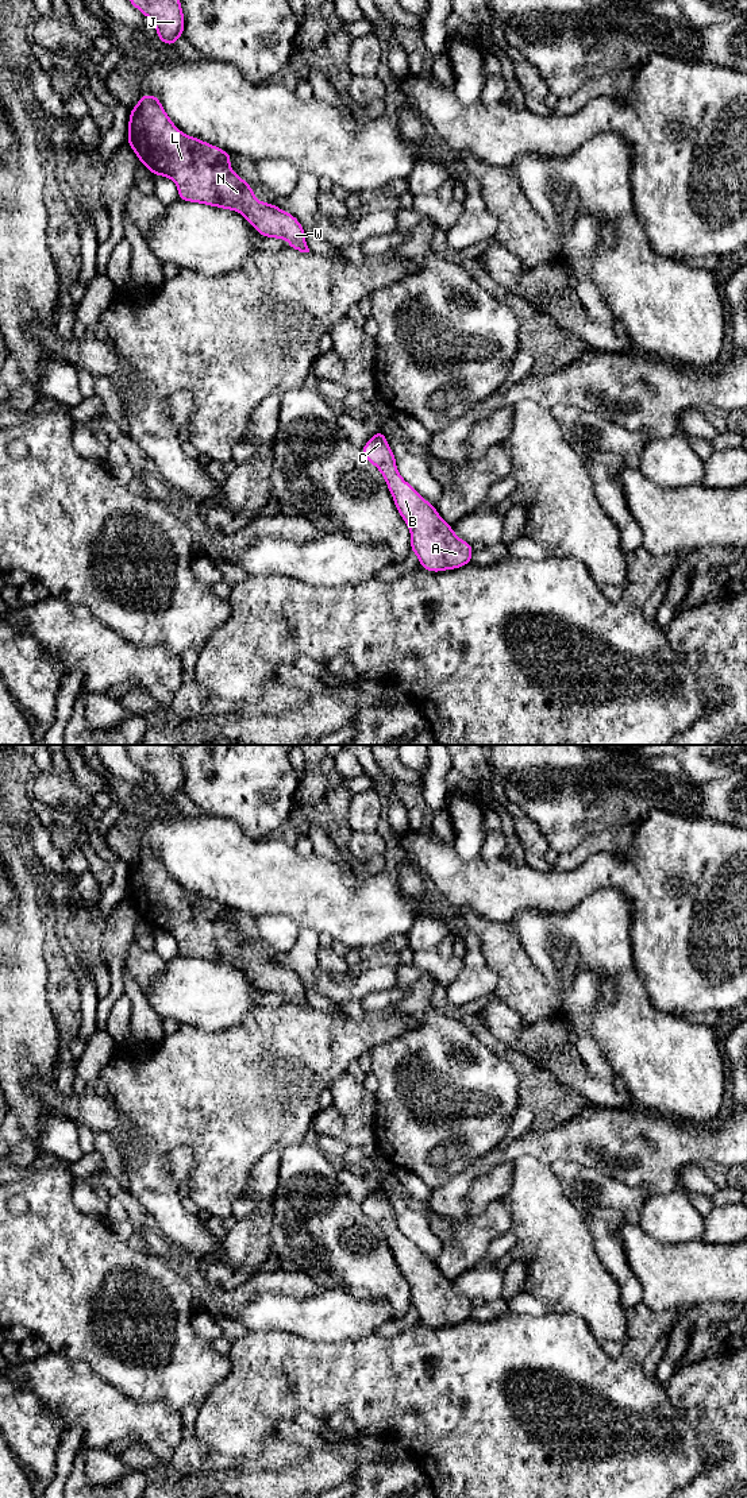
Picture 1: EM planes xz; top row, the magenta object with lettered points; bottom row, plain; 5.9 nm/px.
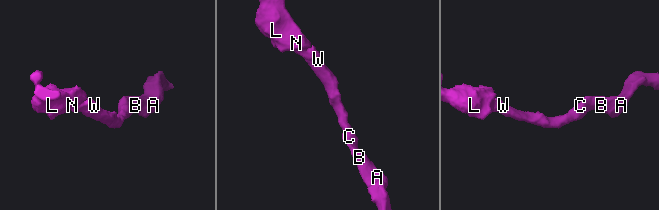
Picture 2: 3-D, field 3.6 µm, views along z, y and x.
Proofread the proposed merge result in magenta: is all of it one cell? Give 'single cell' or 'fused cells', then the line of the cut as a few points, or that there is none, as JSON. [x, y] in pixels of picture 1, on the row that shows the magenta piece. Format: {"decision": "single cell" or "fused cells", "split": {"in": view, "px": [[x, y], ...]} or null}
{"decision": "single cell", "split": null}

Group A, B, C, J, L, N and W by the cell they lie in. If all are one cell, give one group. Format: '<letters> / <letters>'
A B C J L N W

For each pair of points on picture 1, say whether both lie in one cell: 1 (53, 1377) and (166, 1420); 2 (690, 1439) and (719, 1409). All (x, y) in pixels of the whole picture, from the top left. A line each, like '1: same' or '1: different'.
1: same
2: different

